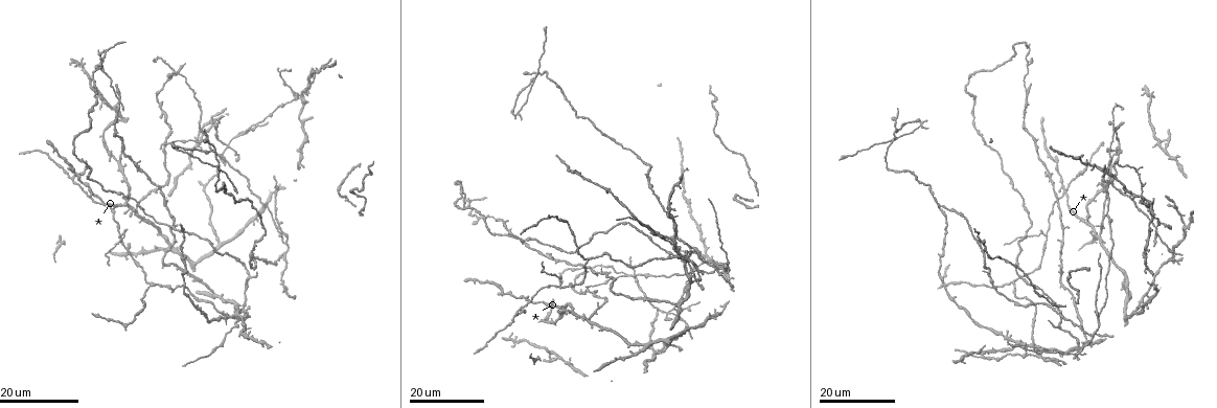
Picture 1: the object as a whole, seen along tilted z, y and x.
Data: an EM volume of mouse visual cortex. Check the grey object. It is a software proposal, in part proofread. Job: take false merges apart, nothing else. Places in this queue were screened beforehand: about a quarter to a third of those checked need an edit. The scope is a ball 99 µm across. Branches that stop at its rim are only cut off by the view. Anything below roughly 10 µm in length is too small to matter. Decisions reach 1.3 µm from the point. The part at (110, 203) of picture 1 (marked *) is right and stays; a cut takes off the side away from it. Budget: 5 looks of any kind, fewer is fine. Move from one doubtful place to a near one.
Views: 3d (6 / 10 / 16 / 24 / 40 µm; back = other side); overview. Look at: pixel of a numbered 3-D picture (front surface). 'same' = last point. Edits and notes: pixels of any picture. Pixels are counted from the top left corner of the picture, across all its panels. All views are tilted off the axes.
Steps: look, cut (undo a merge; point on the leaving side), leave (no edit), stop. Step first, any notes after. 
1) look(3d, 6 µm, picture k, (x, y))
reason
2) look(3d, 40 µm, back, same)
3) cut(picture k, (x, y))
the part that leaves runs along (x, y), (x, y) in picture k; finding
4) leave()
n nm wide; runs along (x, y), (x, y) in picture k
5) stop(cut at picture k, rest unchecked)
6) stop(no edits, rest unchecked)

look(3d, 24 µm, picture 1, (561, 276))
three arms meet

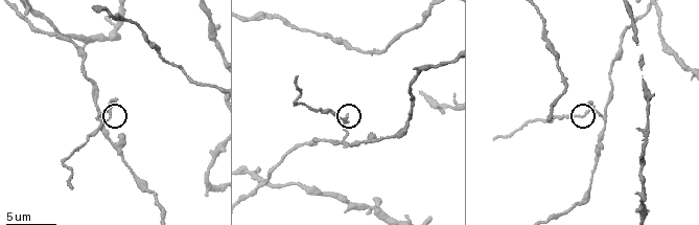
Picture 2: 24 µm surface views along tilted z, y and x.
look(3d, 10 µm, picture 2, (108, 112))

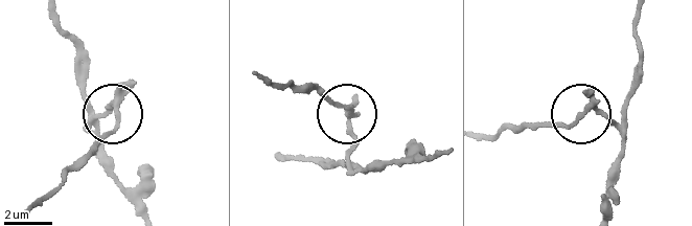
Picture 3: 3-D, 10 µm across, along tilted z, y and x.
leave()
3 arms; continuous, no second cell

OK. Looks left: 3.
look(3d, 16 µm, picture 1, (625, 274))
three-way junction

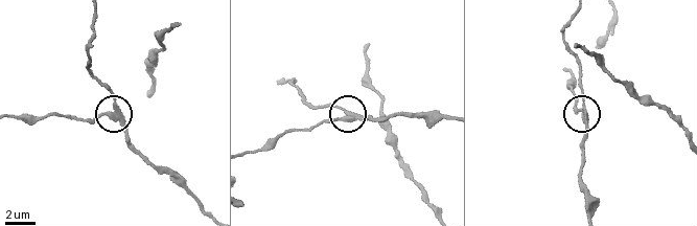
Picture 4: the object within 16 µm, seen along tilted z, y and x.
look(3d, 10 µm, picture 4, (342, 120))

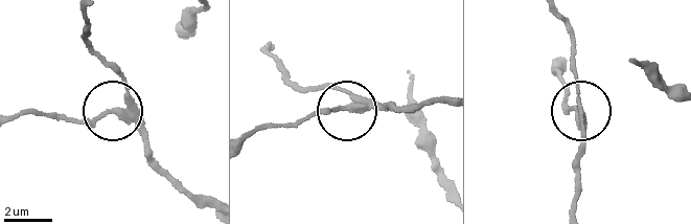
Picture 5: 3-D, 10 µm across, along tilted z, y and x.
leave()
side arm 13 µm; runs along (84, 15), (123, 98), (52, 119) in picture 5; one cell here

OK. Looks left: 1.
stop(no edits, rest unchecked)

